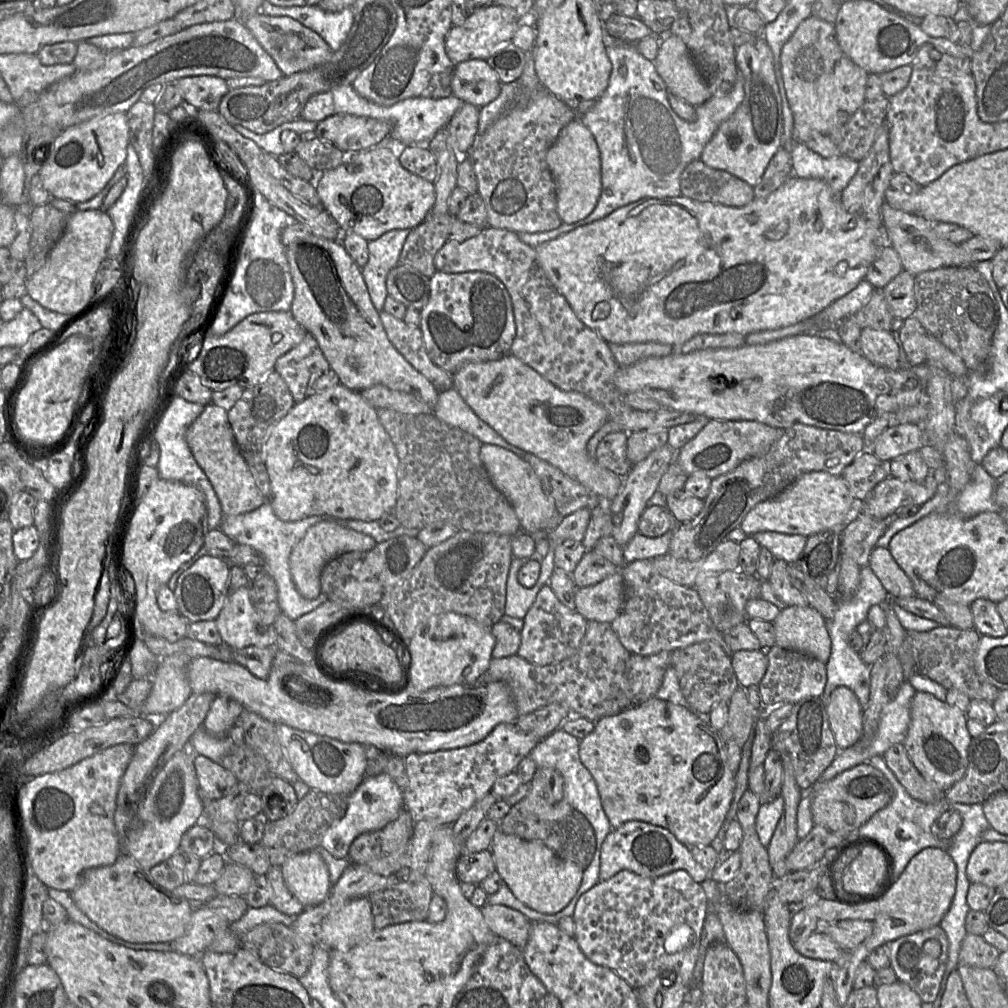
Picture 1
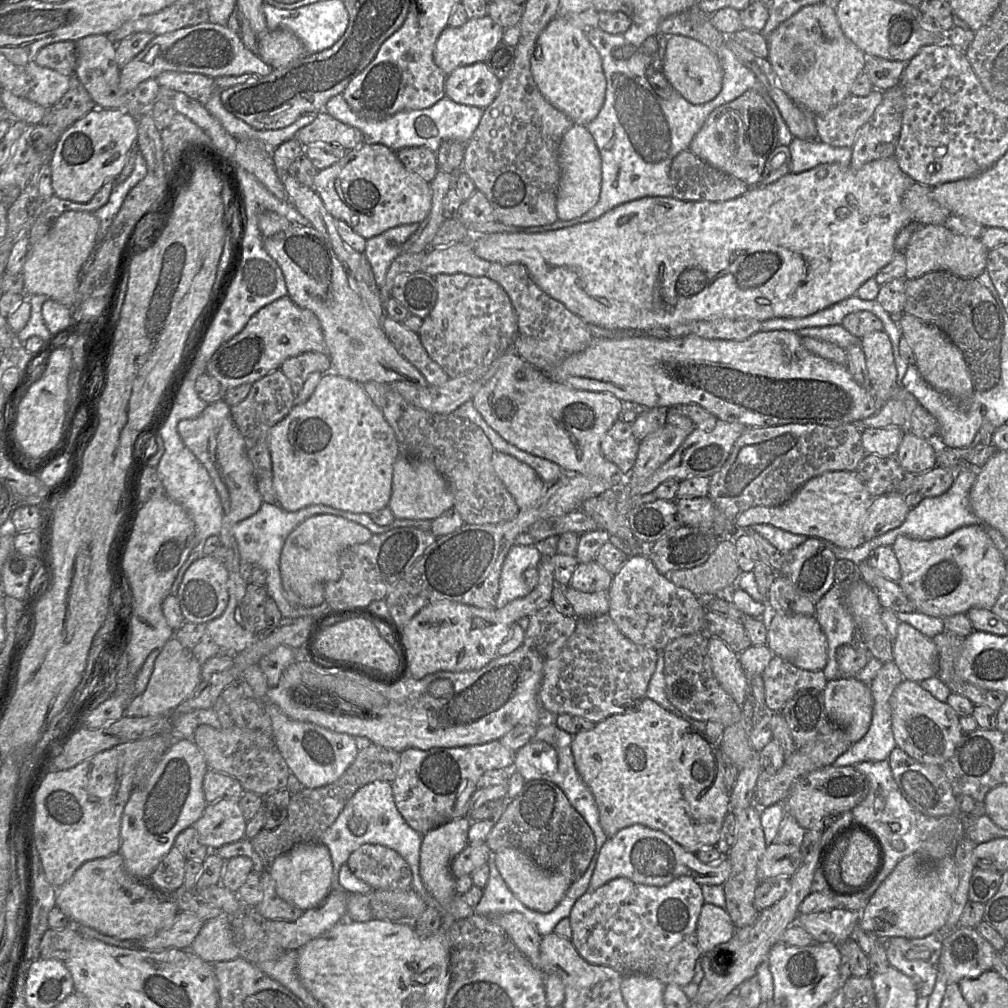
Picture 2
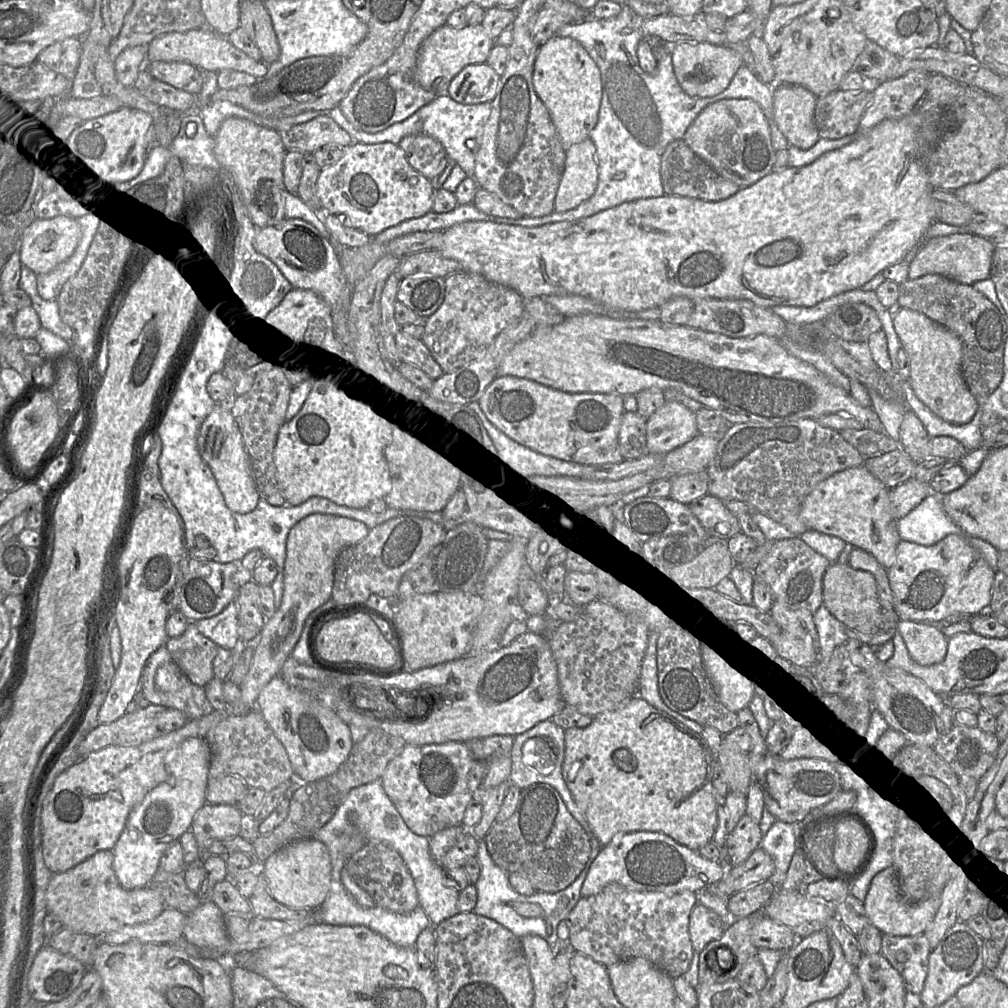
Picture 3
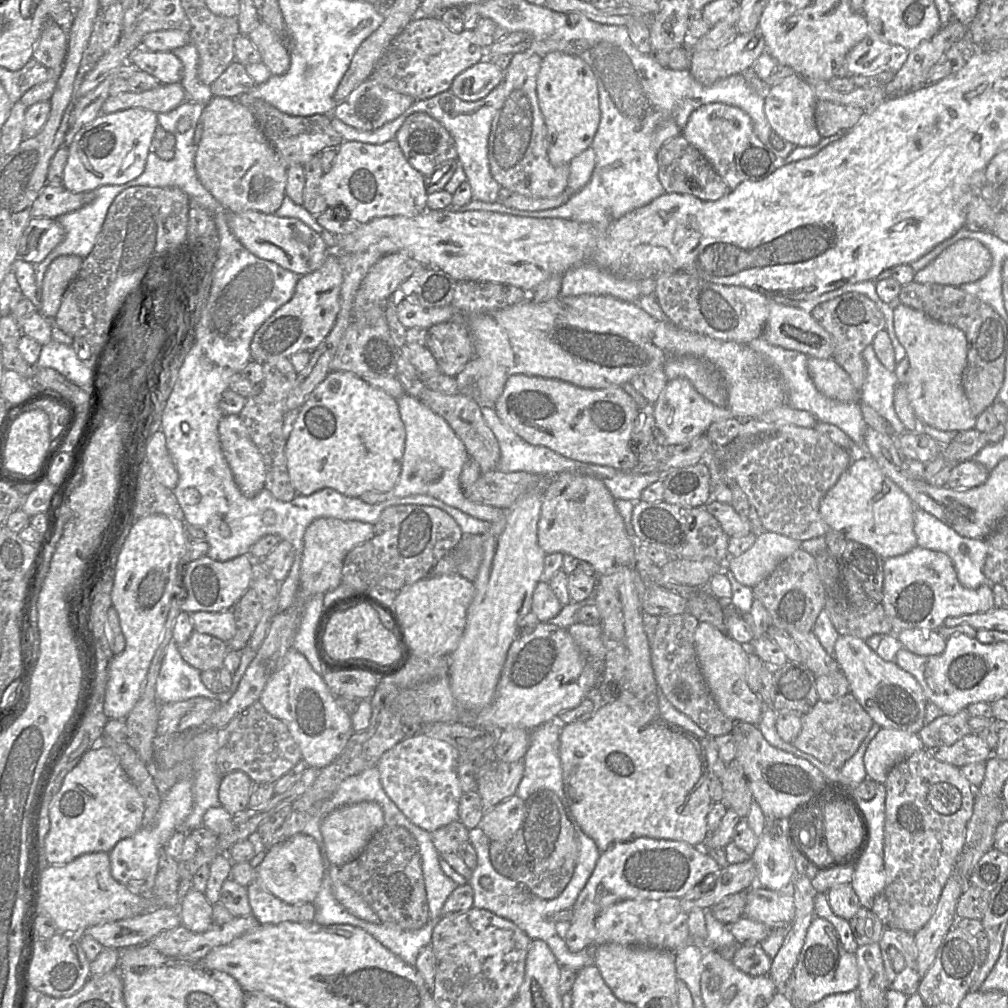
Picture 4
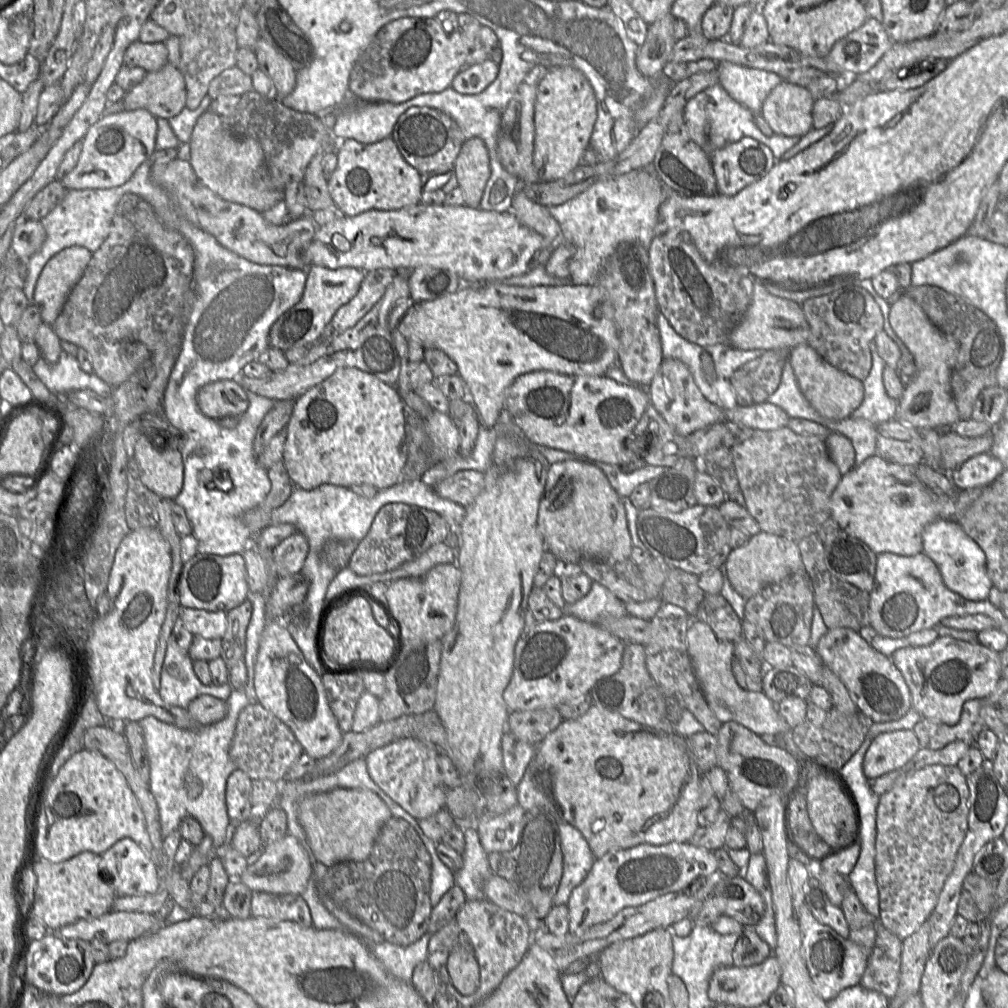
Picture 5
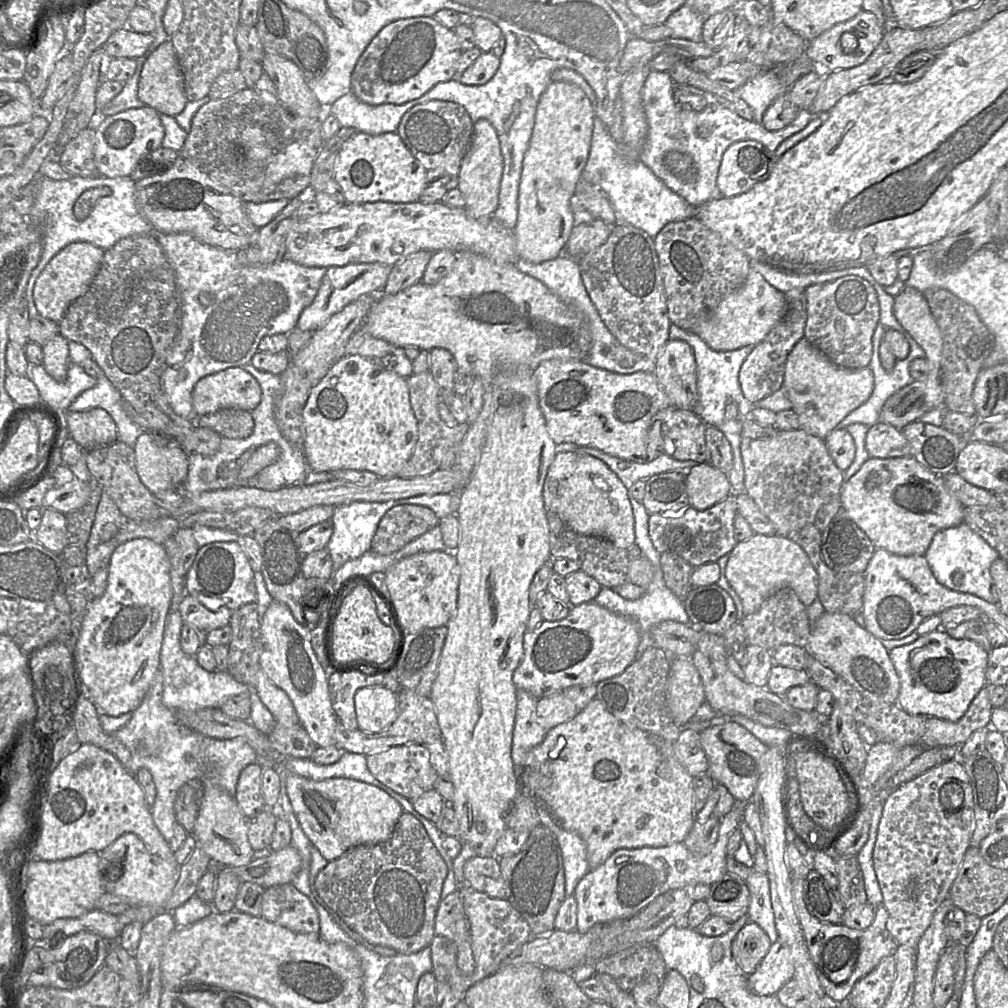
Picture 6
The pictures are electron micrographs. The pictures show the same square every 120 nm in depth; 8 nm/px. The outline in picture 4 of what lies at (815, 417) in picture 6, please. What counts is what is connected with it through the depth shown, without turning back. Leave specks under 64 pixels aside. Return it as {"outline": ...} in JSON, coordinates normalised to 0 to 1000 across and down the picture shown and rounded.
{"outline":[[[803,354],[801,365],[808,382],[818,393],[834,399],[853,398],[853,388],[826,356]]]}

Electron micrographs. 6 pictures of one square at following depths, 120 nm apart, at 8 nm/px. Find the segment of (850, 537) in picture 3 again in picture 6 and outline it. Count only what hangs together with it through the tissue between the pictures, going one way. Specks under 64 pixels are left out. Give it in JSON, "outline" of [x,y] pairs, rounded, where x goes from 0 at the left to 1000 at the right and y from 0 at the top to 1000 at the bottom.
{"outline":[[[905,451],[879,455],[863,453],[852,467],[836,480],[832,493],[835,503],[869,544],[895,552],[918,552],[930,528],[956,519],[956,502],[940,486],[936,474],[922,467]]]}

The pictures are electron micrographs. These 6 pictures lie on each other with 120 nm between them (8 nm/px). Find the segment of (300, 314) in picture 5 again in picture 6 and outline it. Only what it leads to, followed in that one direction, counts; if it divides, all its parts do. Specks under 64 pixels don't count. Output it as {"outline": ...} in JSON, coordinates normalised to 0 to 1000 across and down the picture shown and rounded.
{"outline":[[[348,261],[338,265],[326,265],[320,275],[312,299],[304,305],[294,321],[299,328],[312,329],[331,312],[362,293],[377,293],[384,281],[388,265],[378,261]]]}

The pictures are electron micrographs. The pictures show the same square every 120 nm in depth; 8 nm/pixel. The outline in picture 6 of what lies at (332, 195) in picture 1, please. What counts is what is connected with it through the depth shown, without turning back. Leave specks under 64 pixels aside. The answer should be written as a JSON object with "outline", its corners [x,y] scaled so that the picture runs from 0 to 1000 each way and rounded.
{"outline":[[[353,131],[335,150],[330,178],[339,187],[343,201],[405,201],[416,199],[425,185],[423,173],[424,169],[410,155],[394,131],[377,134]]]}

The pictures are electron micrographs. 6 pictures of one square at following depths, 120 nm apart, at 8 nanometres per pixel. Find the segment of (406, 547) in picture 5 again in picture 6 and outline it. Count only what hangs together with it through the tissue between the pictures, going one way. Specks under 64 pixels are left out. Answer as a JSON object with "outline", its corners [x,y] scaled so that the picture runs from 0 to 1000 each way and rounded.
{"outline":[[[400,500],[386,505],[378,514],[367,546],[385,551],[436,521],[437,515],[421,502]]]}

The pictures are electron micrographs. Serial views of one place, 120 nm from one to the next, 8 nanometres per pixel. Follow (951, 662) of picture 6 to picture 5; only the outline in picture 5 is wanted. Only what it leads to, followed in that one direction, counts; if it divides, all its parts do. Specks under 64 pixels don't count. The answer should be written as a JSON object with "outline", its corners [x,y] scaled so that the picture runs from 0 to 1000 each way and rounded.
{"outline":[[[932,631],[920,641],[891,644],[884,655],[903,684],[905,703],[915,712],[926,712],[940,719],[951,716],[958,695],[981,691],[994,673],[991,647],[972,638],[961,638],[942,631]]]}

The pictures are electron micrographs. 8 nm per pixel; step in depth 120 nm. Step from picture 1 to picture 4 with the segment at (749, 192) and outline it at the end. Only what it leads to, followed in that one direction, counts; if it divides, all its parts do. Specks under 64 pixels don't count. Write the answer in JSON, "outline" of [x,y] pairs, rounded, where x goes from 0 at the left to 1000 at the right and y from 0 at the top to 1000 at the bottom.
{"outline":[[[675,132],[653,149],[653,176],[661,191],[684,192],[696,198],[710,199],[723,190],[723,186],[694,150]]]}

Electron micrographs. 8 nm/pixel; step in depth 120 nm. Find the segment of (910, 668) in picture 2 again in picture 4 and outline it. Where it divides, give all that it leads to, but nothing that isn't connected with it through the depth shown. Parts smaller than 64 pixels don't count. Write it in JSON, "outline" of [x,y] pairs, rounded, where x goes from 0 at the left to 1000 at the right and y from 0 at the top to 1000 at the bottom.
{"outline":[[[903,623],[889,627],[891,635],[903,647],[915,650],[931,650],[938,643],[938,636],[930,625]]]}

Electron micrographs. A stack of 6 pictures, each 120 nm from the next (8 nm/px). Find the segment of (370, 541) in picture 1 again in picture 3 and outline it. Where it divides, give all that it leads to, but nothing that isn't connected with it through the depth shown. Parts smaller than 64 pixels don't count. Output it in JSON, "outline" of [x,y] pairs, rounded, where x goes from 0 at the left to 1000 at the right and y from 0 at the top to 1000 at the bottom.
{"outline":[[[309,510],[288,526],[284,538],[280,598],[272,611],[264,614],[247,666],[237,680],[240,694],[247,703],[254,703],[259,685],[278,669],[299,632],[305,612],[329,593],[335,550],[361,536],[366,528],[365,522],[358,517],[329,510]]]}

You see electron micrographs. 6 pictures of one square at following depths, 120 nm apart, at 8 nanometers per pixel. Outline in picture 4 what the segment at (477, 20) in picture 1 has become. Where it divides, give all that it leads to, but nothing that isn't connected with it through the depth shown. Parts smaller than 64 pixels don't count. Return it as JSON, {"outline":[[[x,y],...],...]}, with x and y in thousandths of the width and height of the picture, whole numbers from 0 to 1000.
{"outline":[[[411,18],[389,41],[365,78],[410,96],[413,100],[444,90],[450,77],[480,59],[480,49],[473,42],[470,30],[448,31],[437,18]]]}

